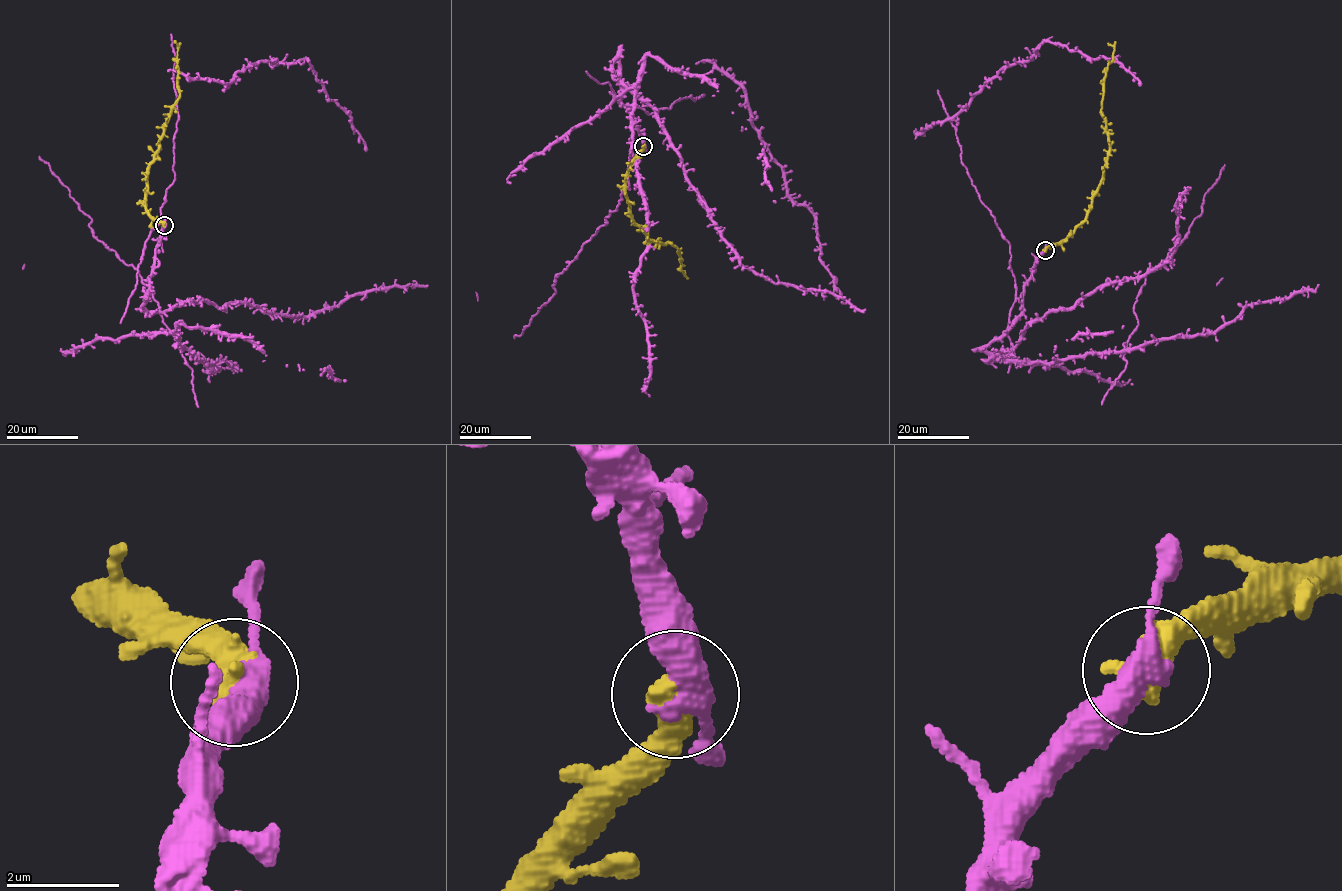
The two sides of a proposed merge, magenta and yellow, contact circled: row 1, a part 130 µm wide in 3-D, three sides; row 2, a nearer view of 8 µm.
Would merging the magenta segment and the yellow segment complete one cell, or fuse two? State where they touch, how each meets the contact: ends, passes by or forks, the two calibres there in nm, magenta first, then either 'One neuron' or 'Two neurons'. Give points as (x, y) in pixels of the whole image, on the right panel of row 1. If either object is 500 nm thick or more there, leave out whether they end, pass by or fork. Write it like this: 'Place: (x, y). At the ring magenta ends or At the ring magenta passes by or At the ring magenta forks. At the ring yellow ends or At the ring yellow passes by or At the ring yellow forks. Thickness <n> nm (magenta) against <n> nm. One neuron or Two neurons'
Place: (1045, 250). Thickness 440 nm (magenta) against 550 nm. One neuron

